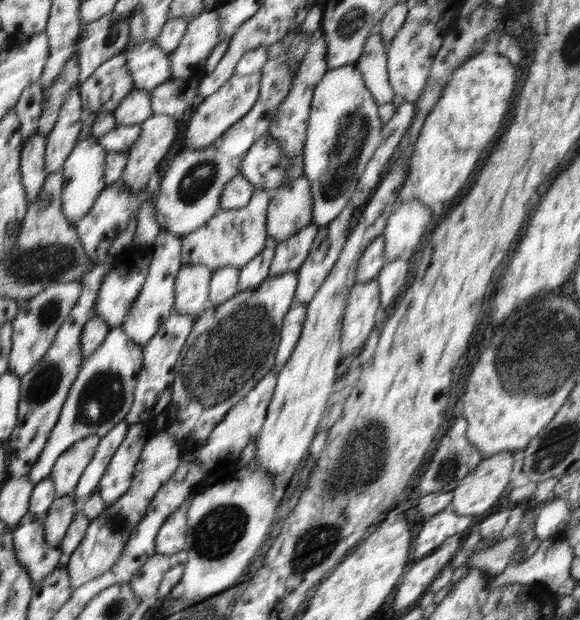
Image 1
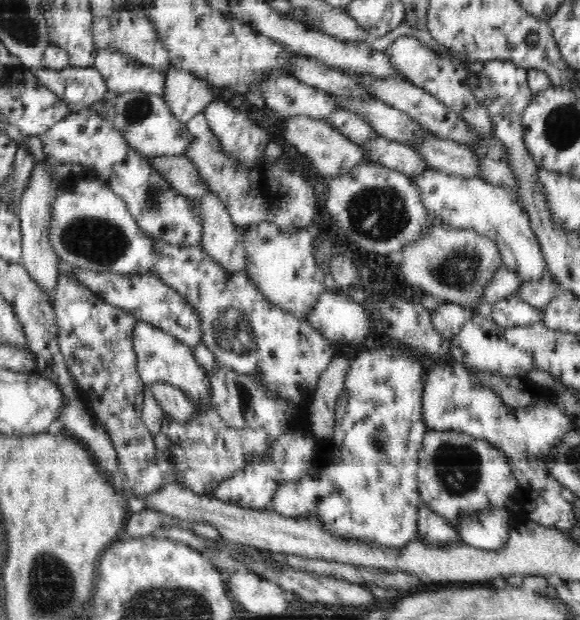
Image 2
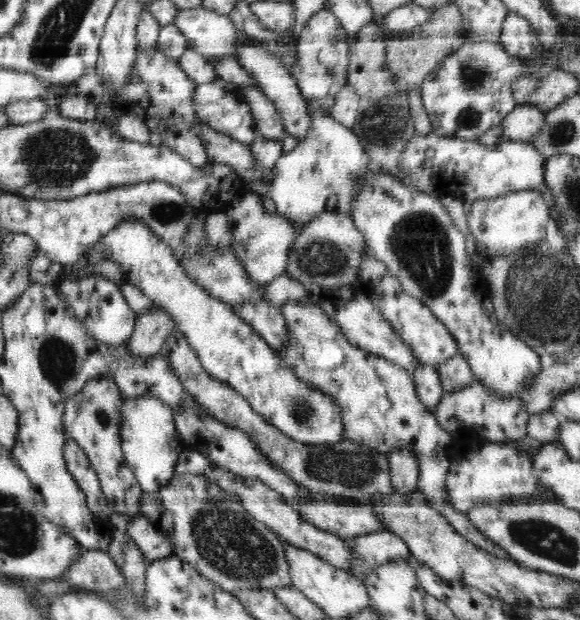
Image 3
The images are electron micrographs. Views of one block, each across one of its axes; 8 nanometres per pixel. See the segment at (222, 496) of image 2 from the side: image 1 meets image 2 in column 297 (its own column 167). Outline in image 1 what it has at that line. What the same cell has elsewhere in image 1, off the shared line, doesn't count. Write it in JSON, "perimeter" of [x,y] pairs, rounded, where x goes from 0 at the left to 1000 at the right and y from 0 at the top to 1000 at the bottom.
{"perimeter":[[[286,695],[255,708],[234,747],[224,785],[197,811],[186,815],[186,819],[181,819],[172,831],[164,837],[155,837],[145,869],[117,898],[116,916],[126,952],[148,945],[157,935],[188,923],[202,910],[212,897],[210,887],[217,884],[231,852],[238,848],[245,832],[252,832],[252,819],[259,816],[269,794],[300,765],[310,747],[307,718]]]}

